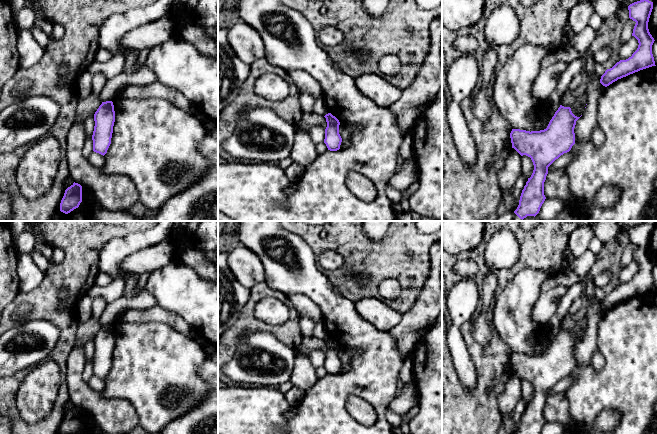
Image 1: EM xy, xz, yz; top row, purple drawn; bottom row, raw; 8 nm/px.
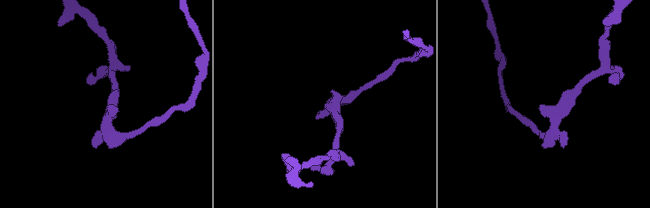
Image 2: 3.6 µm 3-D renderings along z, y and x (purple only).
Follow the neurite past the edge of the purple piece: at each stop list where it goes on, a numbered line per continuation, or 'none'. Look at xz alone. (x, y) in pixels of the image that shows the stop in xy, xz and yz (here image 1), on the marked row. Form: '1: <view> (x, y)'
none

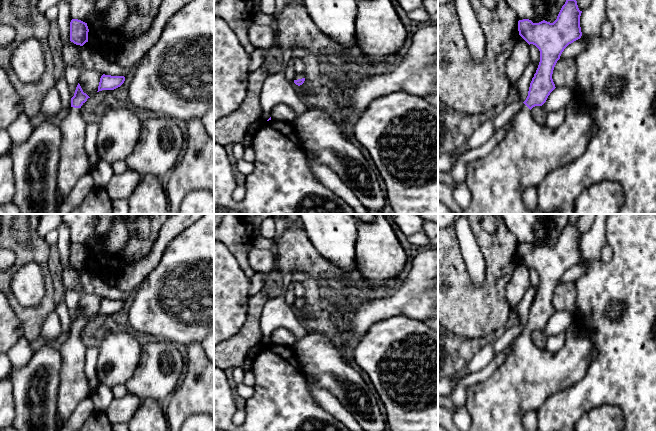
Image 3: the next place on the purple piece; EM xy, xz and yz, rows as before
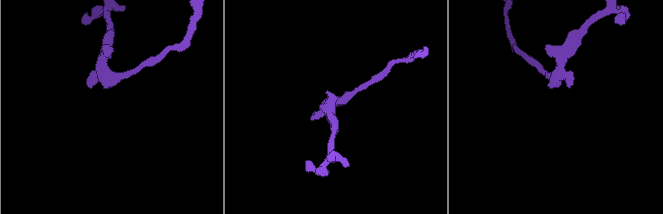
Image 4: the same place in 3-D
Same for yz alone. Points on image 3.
1: yz (529, 151)

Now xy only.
1: xy (74, 161)

